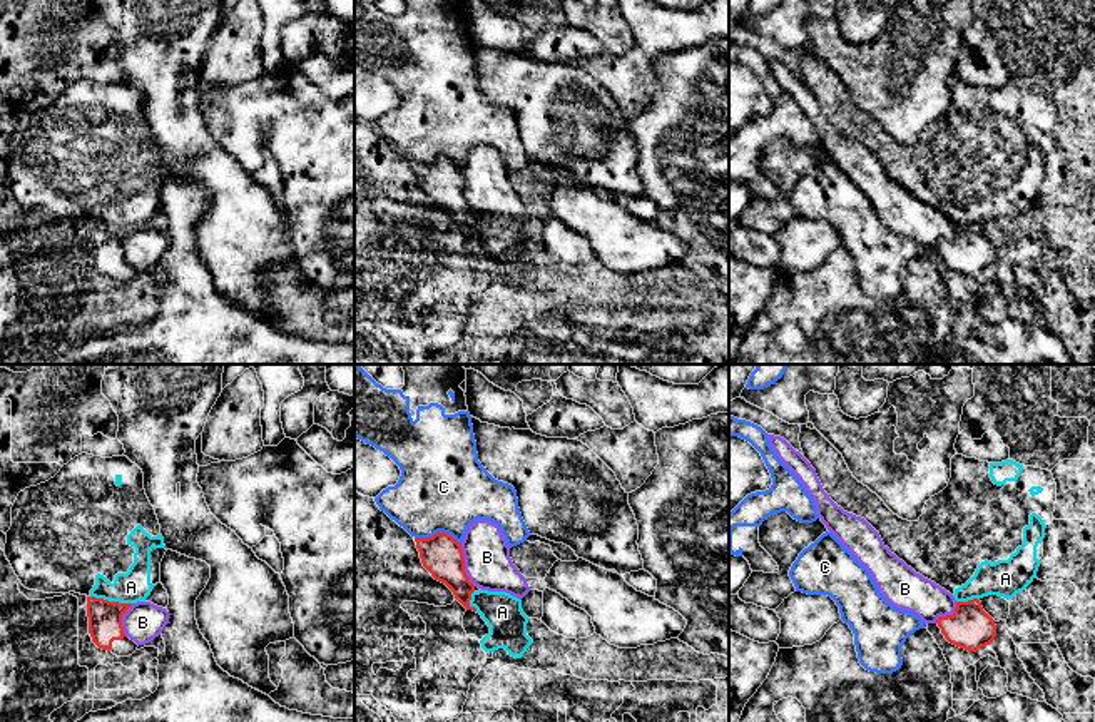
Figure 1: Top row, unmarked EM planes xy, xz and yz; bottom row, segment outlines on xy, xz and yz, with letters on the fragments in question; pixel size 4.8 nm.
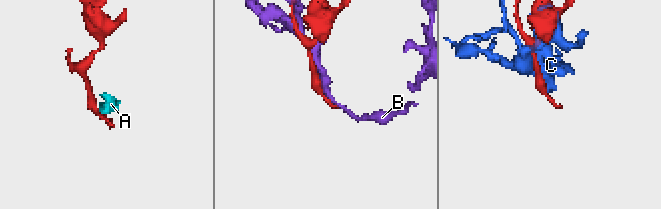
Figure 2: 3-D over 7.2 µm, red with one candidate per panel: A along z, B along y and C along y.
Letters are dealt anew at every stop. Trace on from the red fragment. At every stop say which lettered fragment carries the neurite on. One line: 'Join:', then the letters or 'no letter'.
Join: no letter

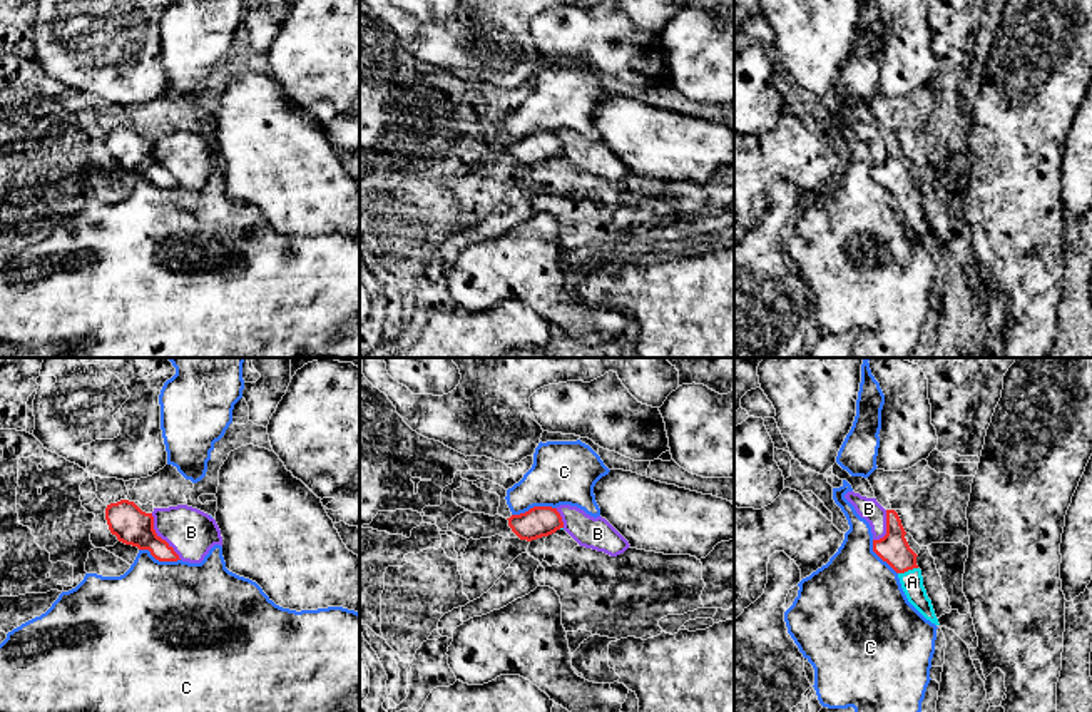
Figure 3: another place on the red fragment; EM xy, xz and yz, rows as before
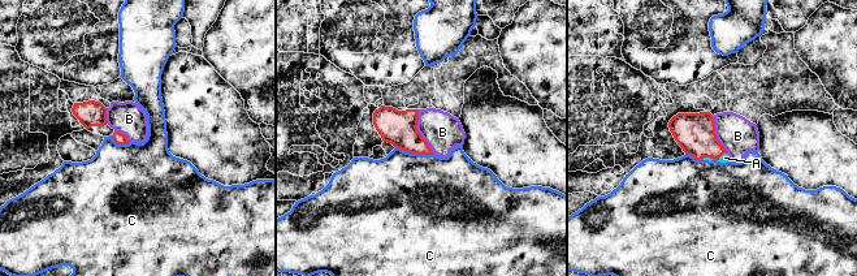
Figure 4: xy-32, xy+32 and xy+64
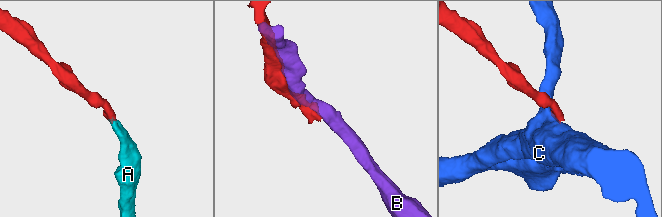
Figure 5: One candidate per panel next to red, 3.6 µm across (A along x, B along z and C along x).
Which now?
Join: A

